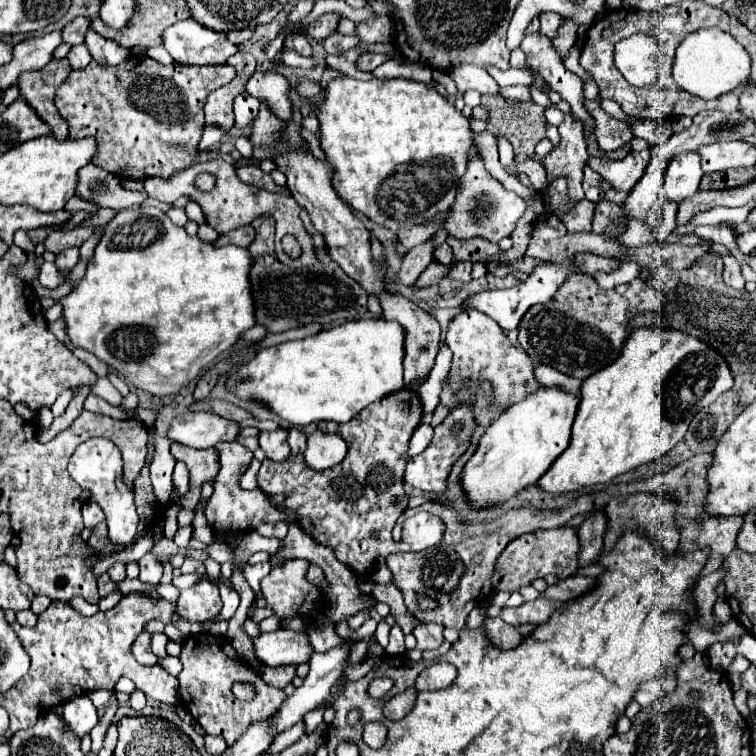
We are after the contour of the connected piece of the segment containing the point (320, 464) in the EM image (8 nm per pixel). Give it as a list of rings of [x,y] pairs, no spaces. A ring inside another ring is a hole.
[[[314,430],[308,434],[308,448],[304,452],[304,458],[314,470],[328,470],[344,460],[346,450],[346,442],[338,434]]]

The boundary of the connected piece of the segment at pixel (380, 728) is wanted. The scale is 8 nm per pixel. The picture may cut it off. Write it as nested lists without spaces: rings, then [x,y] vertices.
[[[366,722],[364,724],[364,742],[370,748],[380,748],[386,740],[386,726],[382,722]]]

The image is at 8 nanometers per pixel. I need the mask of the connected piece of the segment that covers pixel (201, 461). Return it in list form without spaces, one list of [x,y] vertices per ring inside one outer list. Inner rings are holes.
[[[172,444],[170,452],[176,460],[184,462],[190,472],[190,490],[188,494],[180,500],[184,508],[194,510],[196,500],[200,498],[202,484],[218,474],[218,452],[214,448],[206,450],[196,450],[196,448],[186,448],[182,444]]]

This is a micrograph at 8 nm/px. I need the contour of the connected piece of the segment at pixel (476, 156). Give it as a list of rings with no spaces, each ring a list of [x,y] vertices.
[[[472,146],[472,158],[468,162],[468,172],[462,176],[462,182],[458,182],[456,200],[448,210],[448,218],[444,220],[442,228],[448,232],[448,236],[454,236],[458,240],[470,240],[470,238],[484,238],[488,242],[500,242],[502,238],[510,236],[516,228],[518,220],[524,216],[526,204],[518,194],[506,190],[492,174],[486,170],[484,160],[480,156],[478,146]]]

